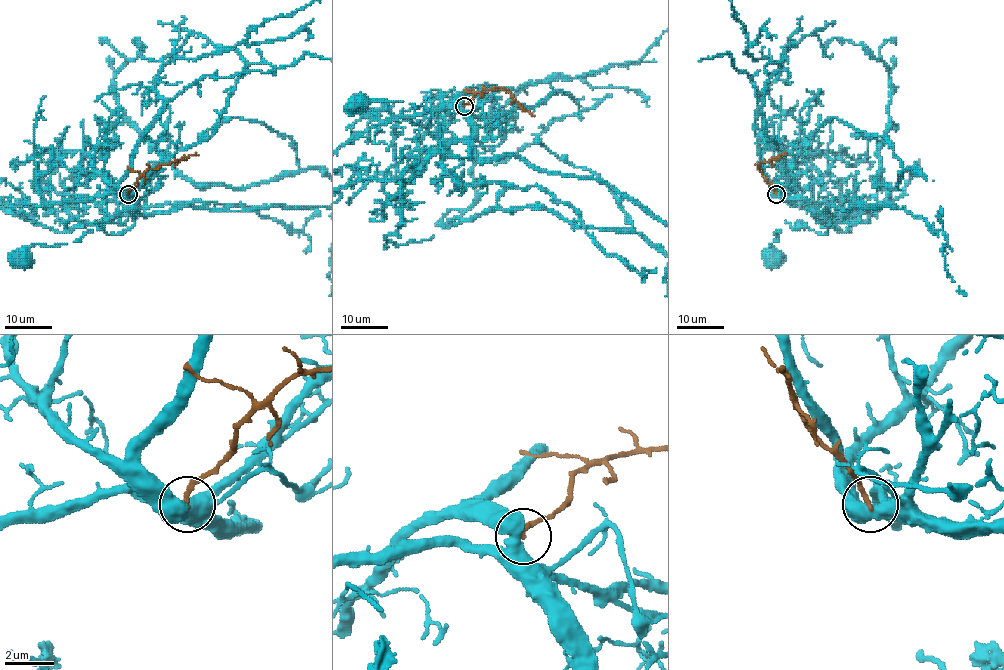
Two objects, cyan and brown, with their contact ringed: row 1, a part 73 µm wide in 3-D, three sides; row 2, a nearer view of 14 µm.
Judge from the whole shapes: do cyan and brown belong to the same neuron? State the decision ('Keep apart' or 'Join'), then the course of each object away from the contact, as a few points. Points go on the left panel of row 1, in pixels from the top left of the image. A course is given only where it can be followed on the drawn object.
Keep apart. Course of cyan: (127, 194), (138, 199), (135, 220), (118, 234), (94, 223), (77, 241), (33, 244), (24, 257). Course of brown: (128, 194), (148, 169), (197, 154)

